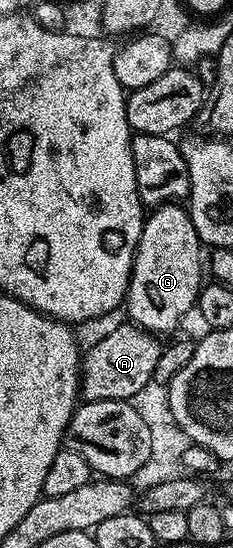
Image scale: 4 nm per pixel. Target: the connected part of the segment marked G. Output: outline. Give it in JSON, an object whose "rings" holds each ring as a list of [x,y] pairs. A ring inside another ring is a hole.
{"rings":[[[174,202],[151,208],[144,220],[142,237],[132,262],[127,318],[157,337],[164,337],[167,331],[174,330],[187,317],[188,310],[191,312],[195,308],[200,295],[200,251],[202,244],[198,229],[194,229],[187,206]]]}

